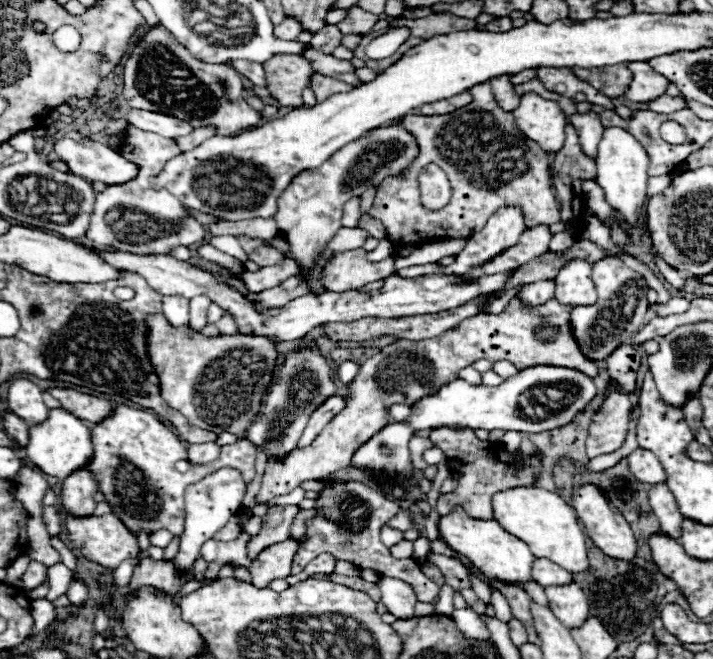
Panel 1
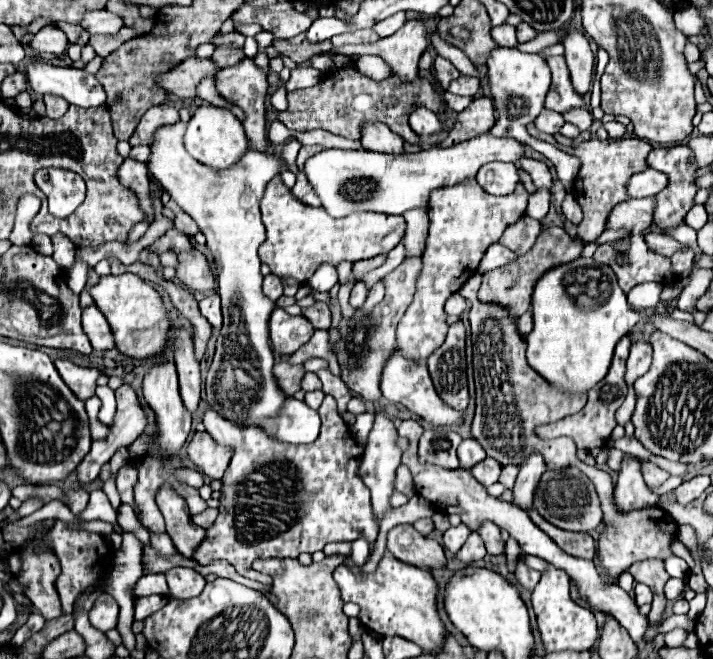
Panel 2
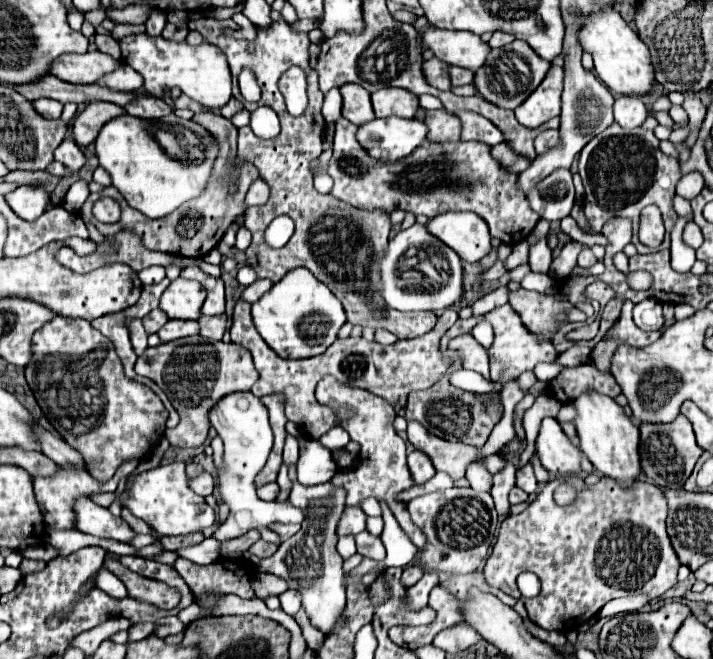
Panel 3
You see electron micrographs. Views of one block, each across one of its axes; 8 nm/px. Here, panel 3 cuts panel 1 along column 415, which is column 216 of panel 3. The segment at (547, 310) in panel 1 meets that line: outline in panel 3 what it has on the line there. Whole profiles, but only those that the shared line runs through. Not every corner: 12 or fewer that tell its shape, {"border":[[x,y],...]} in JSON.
{"border":[[188,336],[136,372],[180,414],[172,446],[202,446],[208,410],[258,378],[248,350]]}

